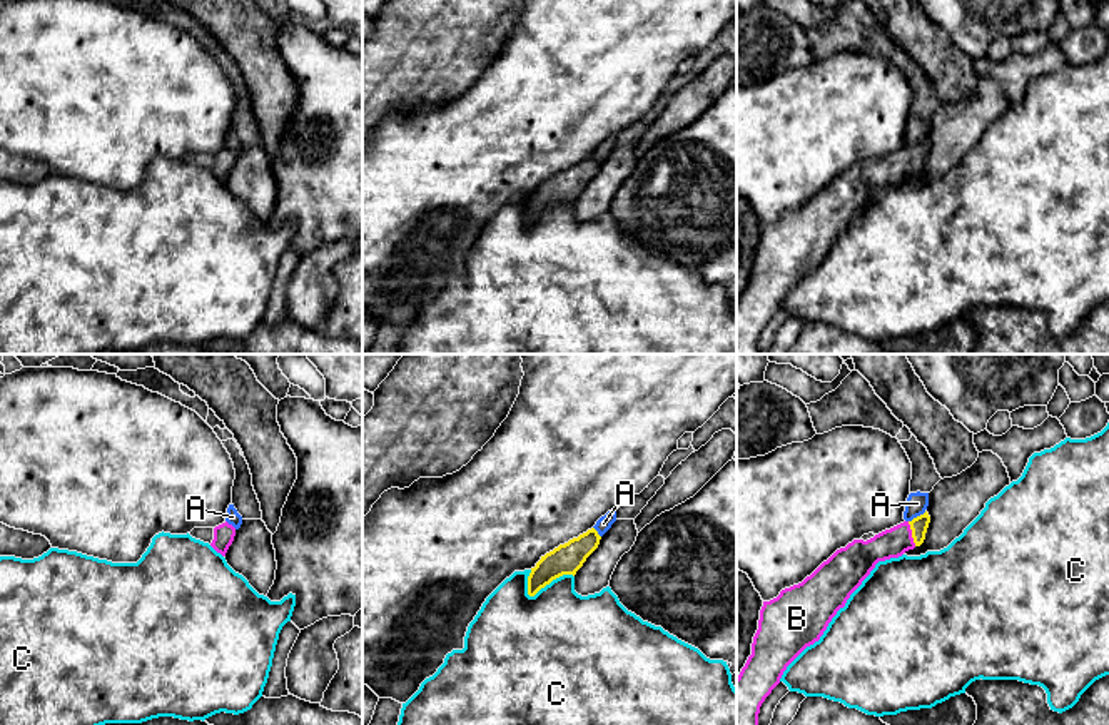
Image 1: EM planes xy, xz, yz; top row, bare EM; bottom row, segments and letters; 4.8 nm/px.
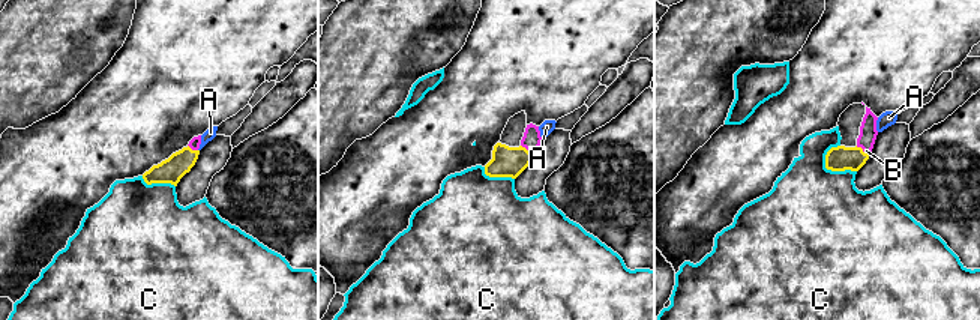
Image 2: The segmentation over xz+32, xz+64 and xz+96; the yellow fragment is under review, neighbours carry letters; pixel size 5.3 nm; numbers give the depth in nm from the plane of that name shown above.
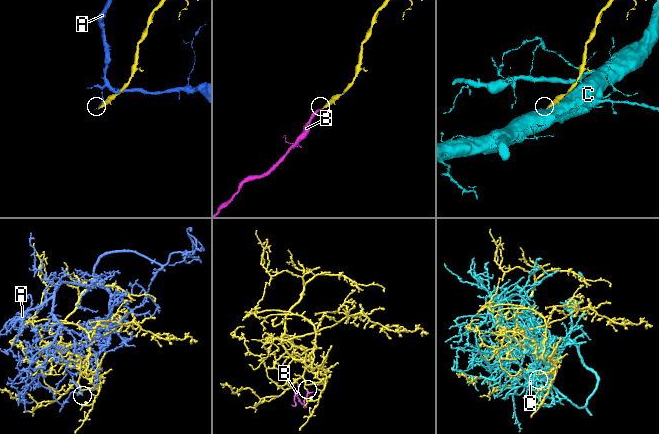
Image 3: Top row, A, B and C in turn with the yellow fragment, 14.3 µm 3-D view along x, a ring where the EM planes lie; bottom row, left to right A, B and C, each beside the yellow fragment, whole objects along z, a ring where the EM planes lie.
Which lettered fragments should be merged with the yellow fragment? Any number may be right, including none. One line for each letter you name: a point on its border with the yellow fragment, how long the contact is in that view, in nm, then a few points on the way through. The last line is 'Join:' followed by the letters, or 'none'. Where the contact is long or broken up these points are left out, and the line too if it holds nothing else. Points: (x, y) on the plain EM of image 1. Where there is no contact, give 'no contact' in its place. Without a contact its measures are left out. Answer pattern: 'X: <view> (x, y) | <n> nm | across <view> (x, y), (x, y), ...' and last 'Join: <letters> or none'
B: yz (912, 159) | 130 nm | across yz (919, 151), (912, 159), (891, 169)
Join: B

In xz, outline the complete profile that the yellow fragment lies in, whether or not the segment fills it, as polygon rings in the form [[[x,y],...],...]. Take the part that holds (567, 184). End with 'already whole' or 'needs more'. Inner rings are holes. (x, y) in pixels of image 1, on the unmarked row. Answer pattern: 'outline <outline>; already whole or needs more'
outline [[[595,154],[560,170],[541,182],[528,202],[528,221],[534,222],[541,214],[563,200],[576,200],[586,184],[598,174],[601,162]]]; already whole

